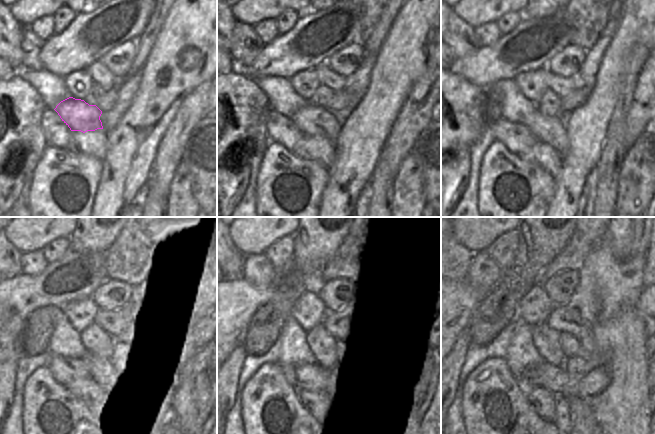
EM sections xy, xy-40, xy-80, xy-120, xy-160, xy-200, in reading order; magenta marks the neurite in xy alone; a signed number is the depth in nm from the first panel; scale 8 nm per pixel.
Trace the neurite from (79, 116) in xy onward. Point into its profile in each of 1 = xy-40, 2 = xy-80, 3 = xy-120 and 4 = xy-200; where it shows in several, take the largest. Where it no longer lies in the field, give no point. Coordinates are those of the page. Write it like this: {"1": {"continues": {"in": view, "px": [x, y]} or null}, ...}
{"1": {"continues": {"in": "xy-40", "px": [311, 120]}}, "2": {"continues": {"in": "xy-80", "px": [541, 126]}}, "3": {"continues": {"in": "xy-120", "px": [112, 359]}}, "4": {"continues": {"in": "xy-200", "px": [578, 365]}}}

